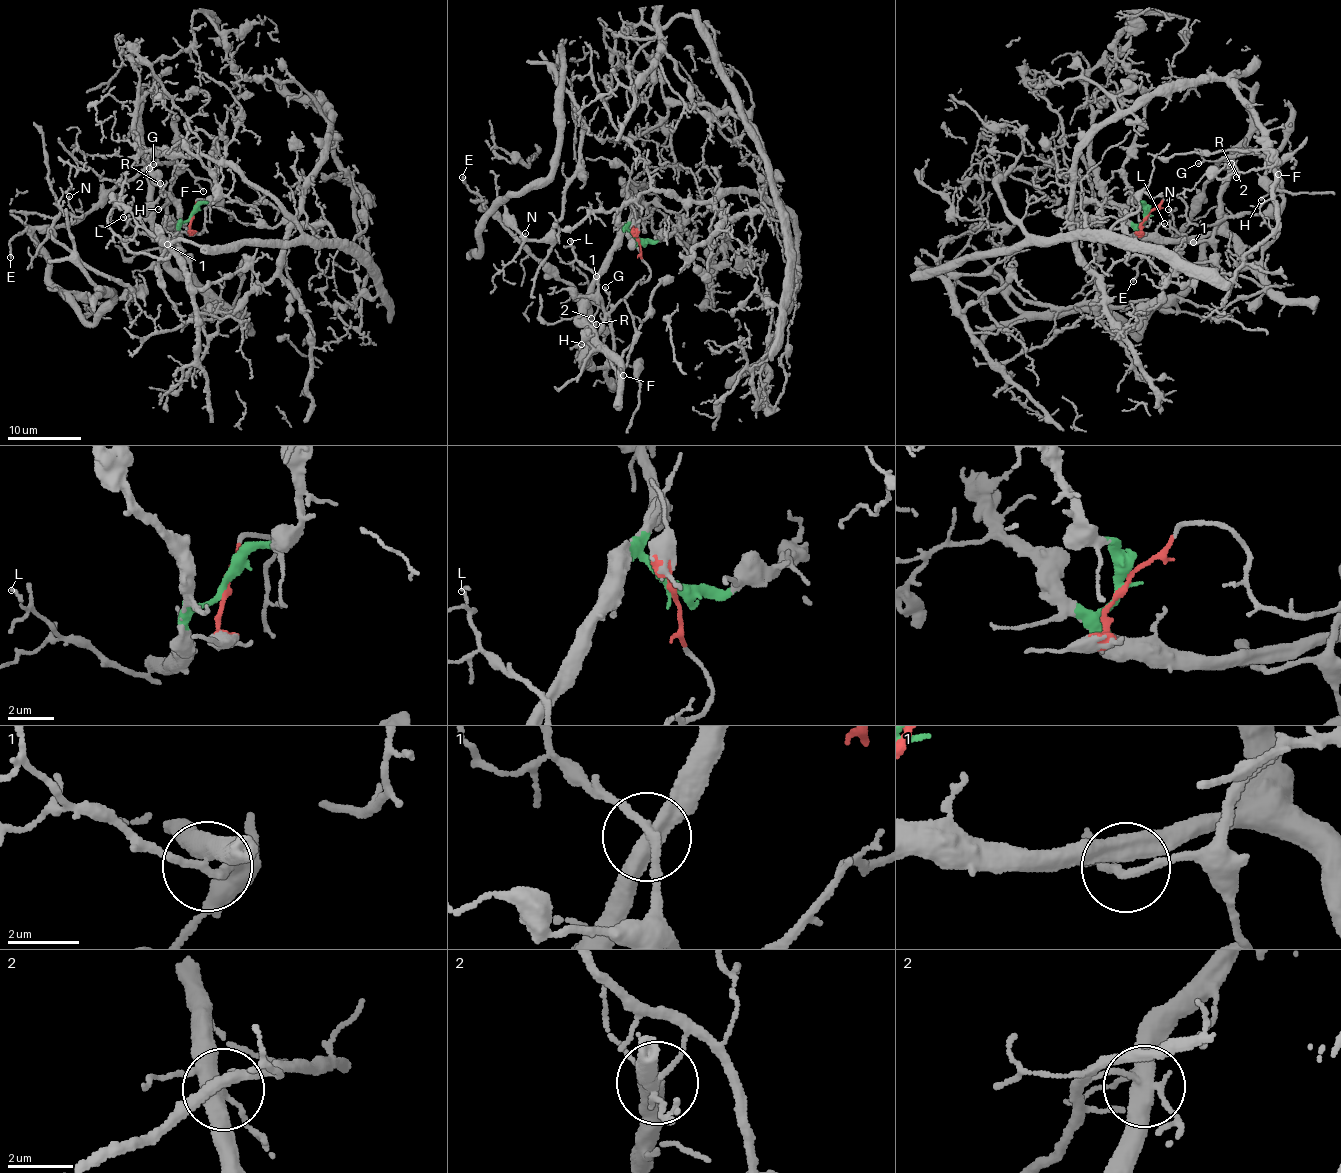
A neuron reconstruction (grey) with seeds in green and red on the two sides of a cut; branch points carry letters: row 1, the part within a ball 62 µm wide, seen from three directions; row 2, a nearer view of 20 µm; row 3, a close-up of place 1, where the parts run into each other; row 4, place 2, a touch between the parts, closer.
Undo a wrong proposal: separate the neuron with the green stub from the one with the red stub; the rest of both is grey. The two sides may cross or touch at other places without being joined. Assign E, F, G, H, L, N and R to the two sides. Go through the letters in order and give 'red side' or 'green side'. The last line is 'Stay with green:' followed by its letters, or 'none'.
E: red side
F: red side
G: red side
H: red side
L: red side
N: red side
R: red side
Stay with green: none

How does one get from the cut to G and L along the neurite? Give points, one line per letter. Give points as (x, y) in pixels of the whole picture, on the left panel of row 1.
G: (192, 215), (199, 199), (209, 202), (202, 232), (170, 224), (166, 217), (177, 164), (153, 164)
L: (192, 215), (199, 199), (209, 202), (204, 230), (195, 233), (180, 226), (170, 245), (152, 240), (122, 217)

